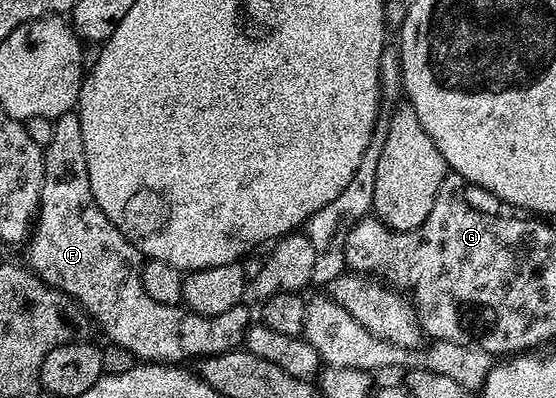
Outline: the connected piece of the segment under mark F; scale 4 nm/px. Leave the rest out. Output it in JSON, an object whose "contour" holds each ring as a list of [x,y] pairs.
{"contour":[[[76,110],[61,115],[55,121],[55,137],[51,145],[44,148],[45,176],[41,190],[41,205],[35,226],[24,248],[27,266],[47,285],[71,296],[89,314],[94,324],[101,326],[105,339],[130,351],[137,361],[185,365],[190,361],[218,355],[242,346],[246,331],[251,326],[249,311],[245,305],[227,309],[219,316],[197,315],[184,306],[157,304],[148,296],[139,274],[143,266],[143,256],[136,245],[113,224],[99,209],[91,193],[91,177],[87,177],[87,157],[83,153],[83,129]]]}

